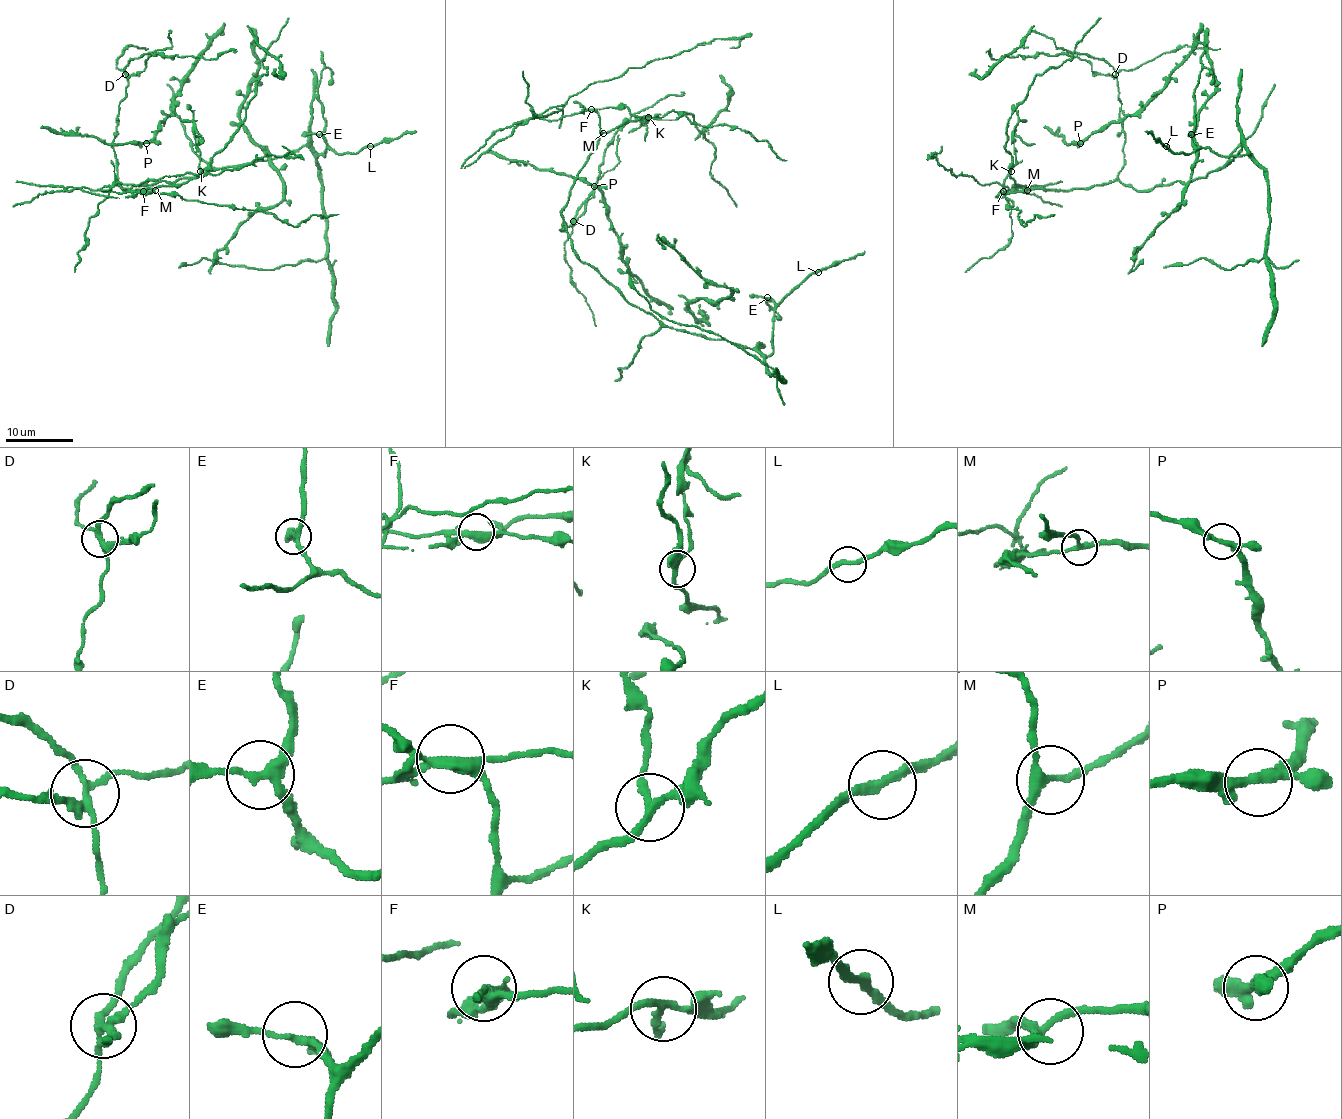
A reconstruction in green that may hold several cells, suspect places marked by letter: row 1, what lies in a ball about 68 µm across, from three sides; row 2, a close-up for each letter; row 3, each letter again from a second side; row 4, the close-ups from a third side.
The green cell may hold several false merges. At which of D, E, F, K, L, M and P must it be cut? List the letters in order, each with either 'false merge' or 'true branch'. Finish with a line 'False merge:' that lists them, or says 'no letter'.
D: false merge
E: true branch
F: false merge
K: false merge
L: true branch
M: true branch
P: true branch
False merge: D, F, K

